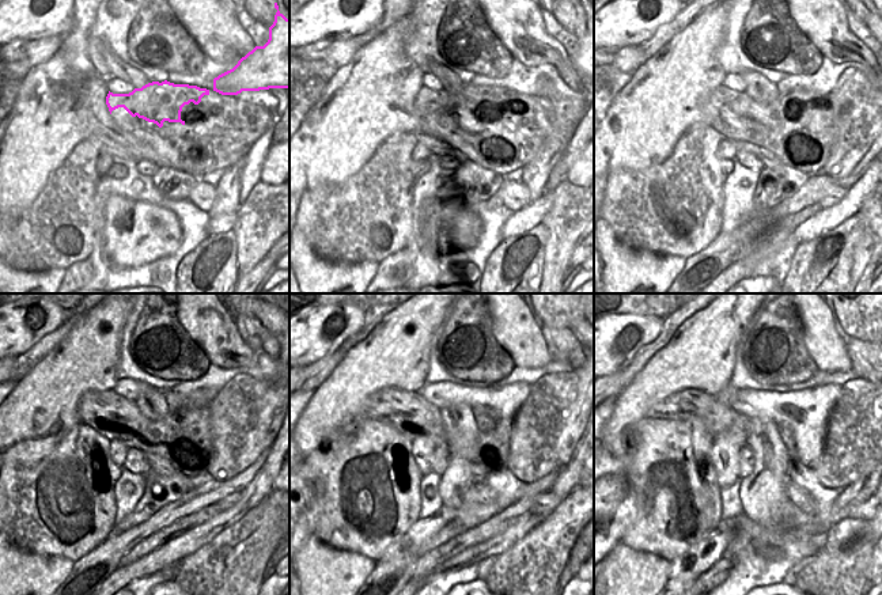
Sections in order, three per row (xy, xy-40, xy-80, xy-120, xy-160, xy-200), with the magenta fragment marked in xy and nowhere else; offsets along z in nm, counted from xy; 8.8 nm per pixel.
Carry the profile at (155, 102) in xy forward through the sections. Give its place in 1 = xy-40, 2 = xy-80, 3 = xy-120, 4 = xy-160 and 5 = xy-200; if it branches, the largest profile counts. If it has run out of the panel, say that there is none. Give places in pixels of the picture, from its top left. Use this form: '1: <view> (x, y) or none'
1: xy-40 (470, 102)
2: xy-80 (726, 103)
3: xy-120 (116, 410)
4: xy-160 (419, 412)
5: xy-200 (764, 493)

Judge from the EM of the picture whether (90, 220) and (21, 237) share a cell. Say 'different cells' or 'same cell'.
same cell

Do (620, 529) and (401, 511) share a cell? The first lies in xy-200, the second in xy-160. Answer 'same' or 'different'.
same

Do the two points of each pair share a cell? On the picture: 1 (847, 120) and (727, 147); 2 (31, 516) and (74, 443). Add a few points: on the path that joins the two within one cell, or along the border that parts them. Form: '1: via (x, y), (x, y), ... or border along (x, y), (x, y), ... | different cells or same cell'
1: border along (726, 137), (733, 141) | different cells
2: via (50, 499), (74, 476), (74, 462) | same cell

